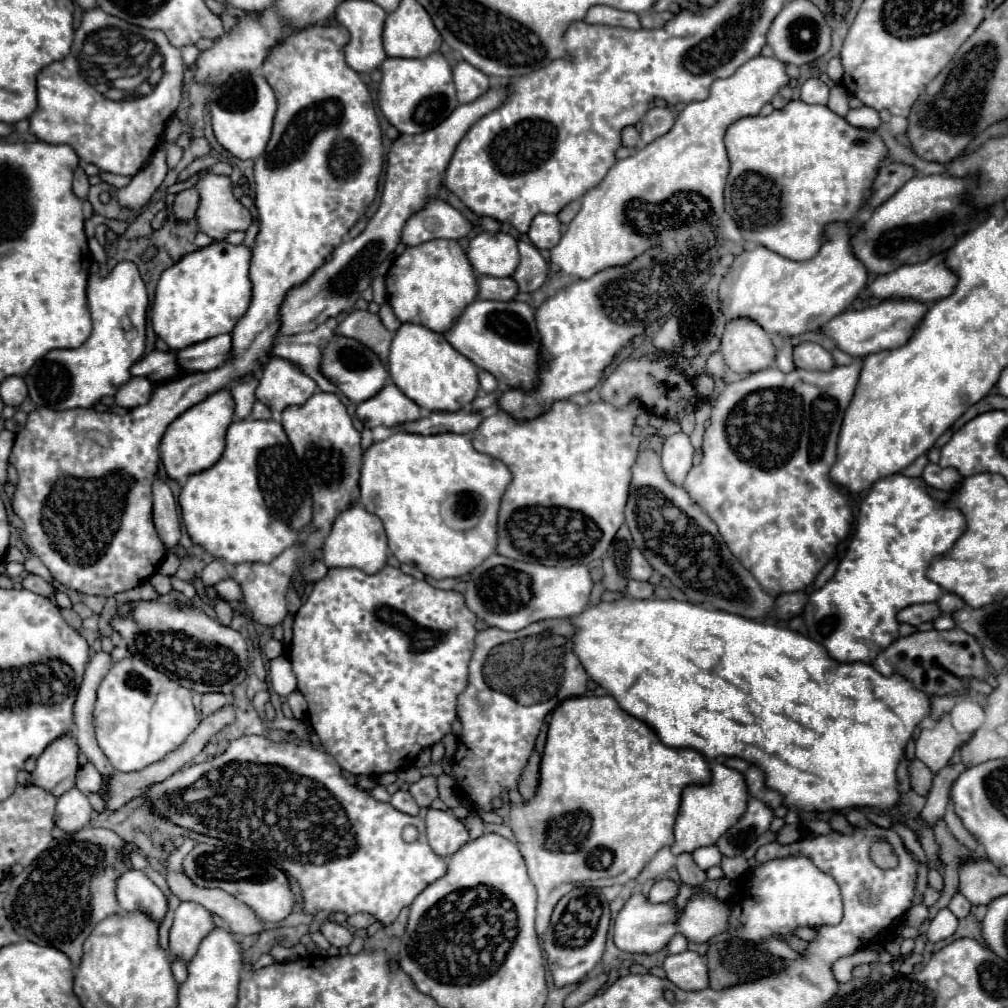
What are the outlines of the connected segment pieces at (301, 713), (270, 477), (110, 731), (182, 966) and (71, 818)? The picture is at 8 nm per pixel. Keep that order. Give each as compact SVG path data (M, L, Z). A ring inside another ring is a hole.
M293 691L293 693L287 697L287 703L289 703L289 707L291 707L295 719L305 719L307 701L305 701L305 697L303 697L299 691Z
M243 419L231 423L227 429L227 447L221 459L213 467L197 475L191 475L185 481L179 495L179 505L183 511L187 533L191 535L193 543L201 545L207 553L231 565L271 563L285 549L301 543L307 527L313 521L311 487L305 475L301 473L297 455L281 423L271 419L269 421Z
M127 657L111 667L99 685L93 715L99 747L109 763L125 773L141 771L165 759L165 755L179 749L201 723L191 701L191 691L173 683L139 657ZM131 681L139 681L139 685Z
M179 957L171 959L171 969L173 969L177 983L183 983L187 979L187 963L183 959L179 959Z
M73 787L73 791L67 791L57 799L57 809L55 809L55 825L63 833L77 833L83 829L91 819L91 803L89 799Z

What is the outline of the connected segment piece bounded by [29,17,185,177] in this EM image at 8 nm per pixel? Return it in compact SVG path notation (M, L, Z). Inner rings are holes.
M115 17L115 29L117 29L117 33L119 31L137 31L143 39L155 43L157 51L163 57L163 65L161 65L163 77L161 77L159 85L155 85L149 95L133 97L129 101L111 101L111 99L105 99L101 93L97 93L81 77L79 61L73 63L73 59L69 55L63 61L51 63L37 75L37 103L39 105L37 105L35 113L29 117L29 131L45 143L71 145L77 151L79 159L83 159L85 163L97 165L101 171L133 177L141 171L147 157L157 147L159 137L163 137L165 123L171 119L171 115L175 113L175 109L179 105L185 67L181 61L181 51L175 49L165 39L165 33L135 29L135 25L129 25L117 17Z

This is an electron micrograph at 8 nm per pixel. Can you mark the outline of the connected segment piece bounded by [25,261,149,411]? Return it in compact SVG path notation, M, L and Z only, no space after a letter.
M123 261L107 277L89 275L87 305L93 321L89 339L77 349L49 351L25 375L29 397L39 407L65 411L91 407L103 397L113 397L117 389L131 379L129 367L143 357L149 299L135 263Z

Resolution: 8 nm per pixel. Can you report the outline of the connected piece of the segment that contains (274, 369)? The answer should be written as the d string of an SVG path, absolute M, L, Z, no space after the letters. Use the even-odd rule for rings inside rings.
M271 357L259 377L257 399L271 411L281 413L289 405L305 403L315 391L315 381L303 375L293 363L281 357Z

